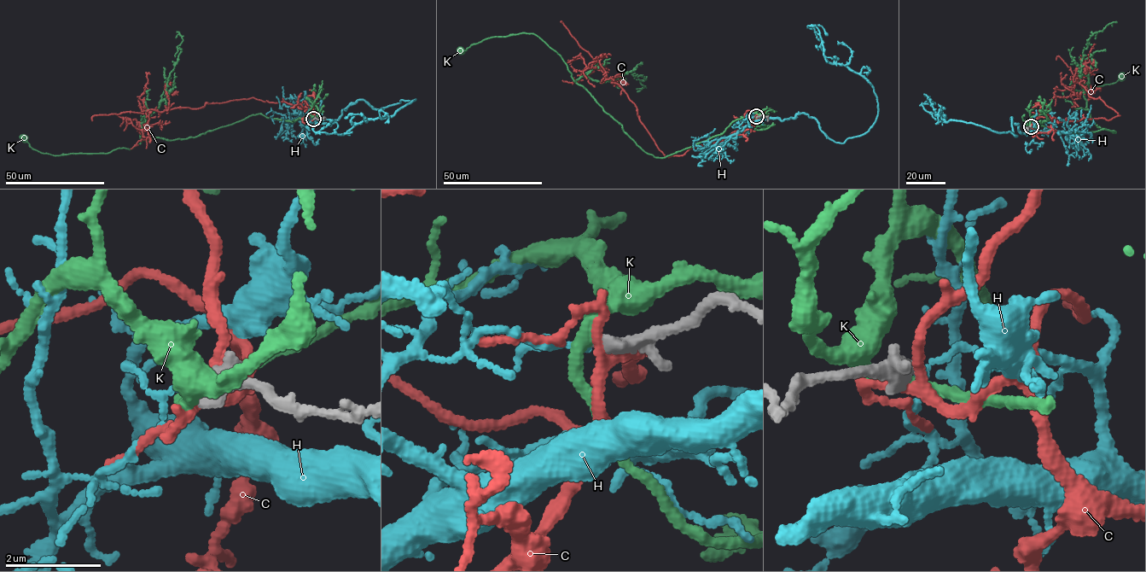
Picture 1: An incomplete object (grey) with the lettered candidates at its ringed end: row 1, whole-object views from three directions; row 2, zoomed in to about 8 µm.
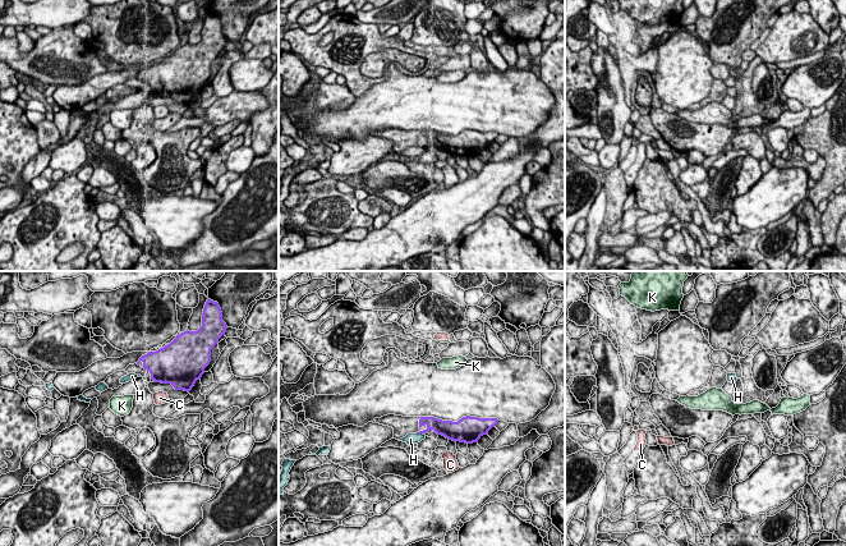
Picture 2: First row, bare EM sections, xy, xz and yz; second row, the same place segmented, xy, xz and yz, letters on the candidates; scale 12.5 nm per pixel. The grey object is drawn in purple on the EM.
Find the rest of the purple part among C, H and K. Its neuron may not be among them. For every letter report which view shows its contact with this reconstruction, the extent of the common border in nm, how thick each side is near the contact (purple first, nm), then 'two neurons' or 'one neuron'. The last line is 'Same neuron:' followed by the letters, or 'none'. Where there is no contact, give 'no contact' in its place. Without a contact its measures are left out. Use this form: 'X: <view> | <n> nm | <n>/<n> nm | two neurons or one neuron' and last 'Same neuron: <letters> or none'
C: no contact | two neurons
H: xz | 80 nm | 160/140 nm | two neurons
K: no contact | two neurons
Same neuron: none

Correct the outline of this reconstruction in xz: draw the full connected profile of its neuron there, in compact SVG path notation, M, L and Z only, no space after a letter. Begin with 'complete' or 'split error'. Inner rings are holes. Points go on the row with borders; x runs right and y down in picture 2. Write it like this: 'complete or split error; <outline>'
split error; M387 414L374 418L376 423L394 428L394 439L400 440L408 433L426 433L433 430L449 440L465 444L478 442L498 422L497 418L463 417L458 422L442 421L435 417L403 417Z

